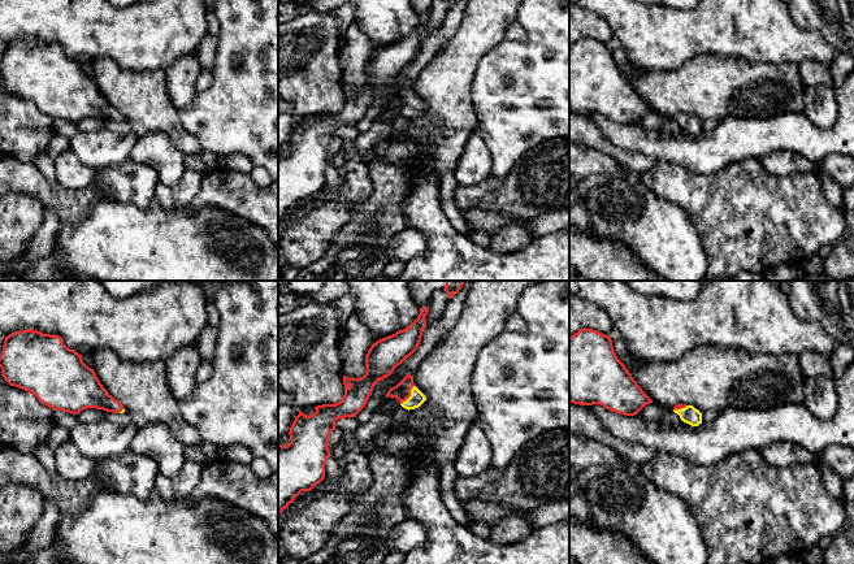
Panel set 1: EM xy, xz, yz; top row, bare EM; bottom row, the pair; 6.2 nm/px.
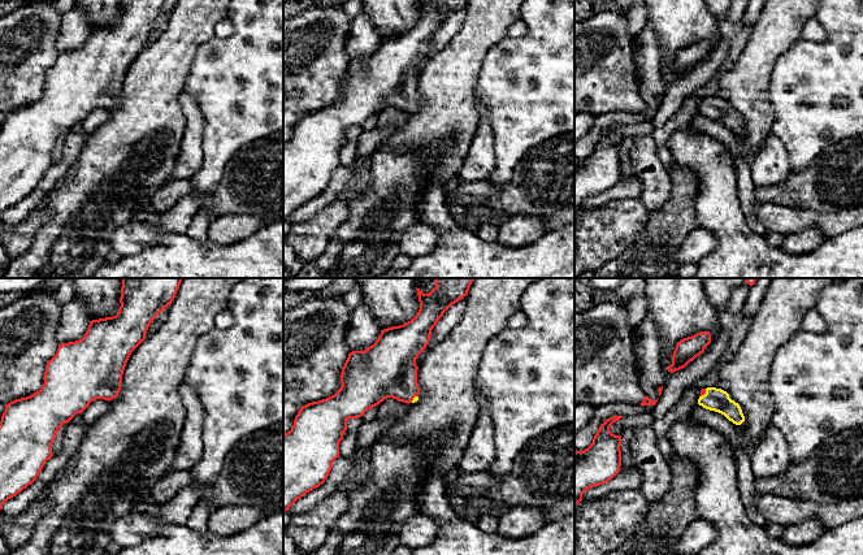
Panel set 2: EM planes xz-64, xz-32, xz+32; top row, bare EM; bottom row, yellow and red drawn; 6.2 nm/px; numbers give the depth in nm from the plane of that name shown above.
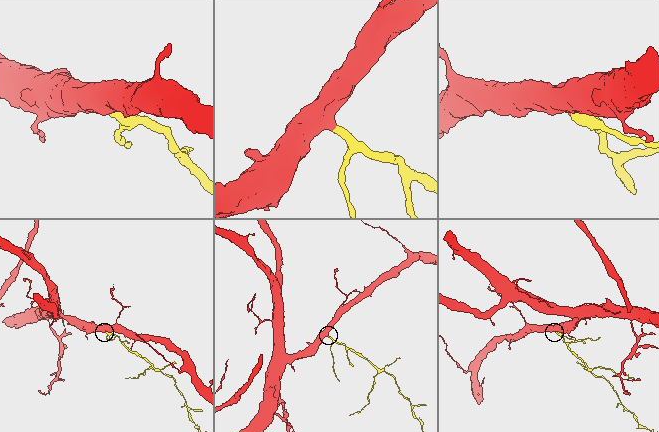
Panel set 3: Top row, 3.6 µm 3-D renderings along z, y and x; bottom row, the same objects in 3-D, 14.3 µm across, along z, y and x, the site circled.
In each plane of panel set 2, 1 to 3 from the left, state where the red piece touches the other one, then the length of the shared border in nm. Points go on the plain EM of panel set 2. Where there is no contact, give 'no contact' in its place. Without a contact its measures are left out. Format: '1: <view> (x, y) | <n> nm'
1: no contact
2: xz-32 (413, 108) | 60 nm
3: xz+32 (706, 102) | 70 nm

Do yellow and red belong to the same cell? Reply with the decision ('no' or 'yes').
yes

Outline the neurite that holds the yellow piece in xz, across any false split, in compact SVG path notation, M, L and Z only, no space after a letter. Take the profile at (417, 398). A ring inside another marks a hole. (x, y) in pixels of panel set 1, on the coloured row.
M406 376L396 386L391 387L386 398L396 398L406 409L419 408L425 400L425 395L415 386L413 376Z

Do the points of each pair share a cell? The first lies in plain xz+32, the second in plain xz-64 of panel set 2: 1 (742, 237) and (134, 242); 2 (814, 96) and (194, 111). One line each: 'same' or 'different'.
1: different
2: different

